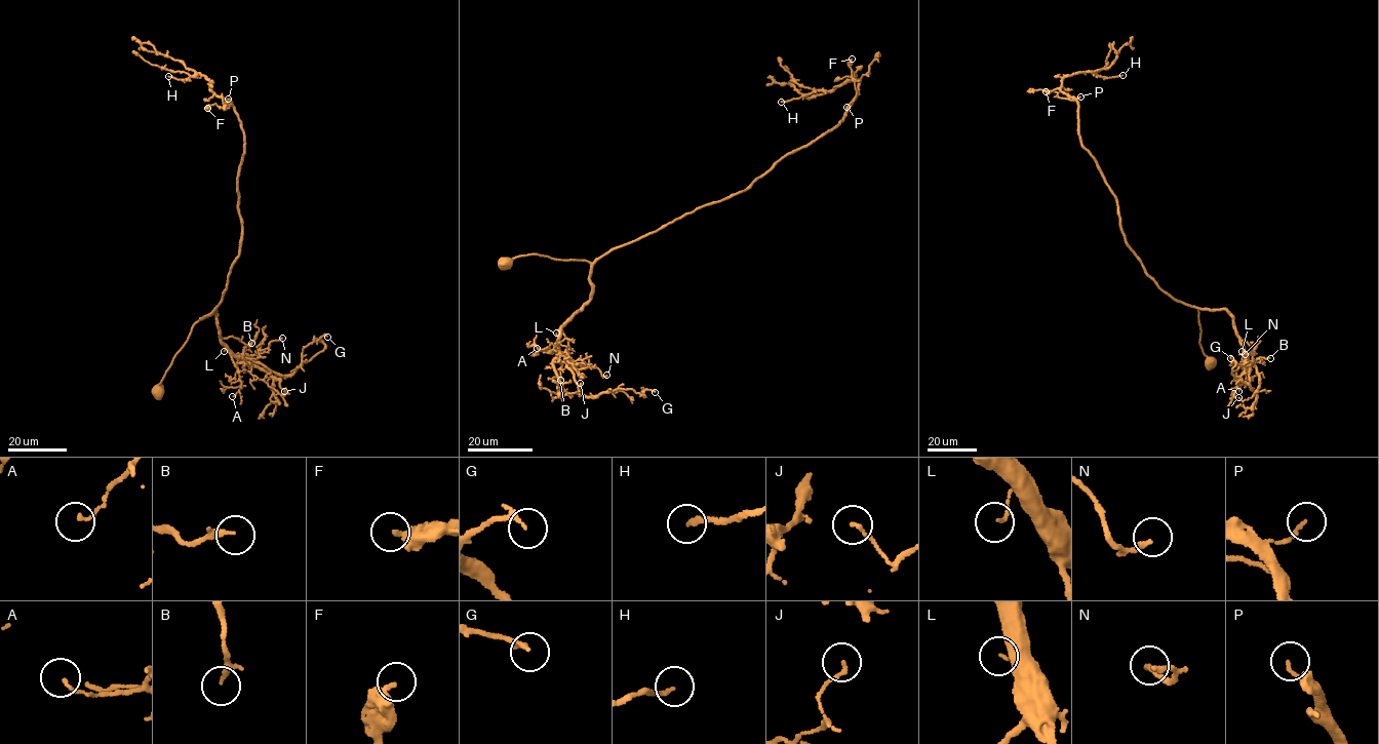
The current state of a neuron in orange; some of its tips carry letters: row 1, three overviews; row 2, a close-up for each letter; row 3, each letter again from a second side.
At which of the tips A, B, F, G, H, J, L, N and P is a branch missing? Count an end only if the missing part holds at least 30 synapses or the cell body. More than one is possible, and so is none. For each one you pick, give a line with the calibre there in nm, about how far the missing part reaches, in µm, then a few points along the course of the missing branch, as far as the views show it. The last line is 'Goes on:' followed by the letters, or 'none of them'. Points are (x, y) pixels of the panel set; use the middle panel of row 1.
H: Thickness 150 nm. Missing length about 10 µm
Goes on: H

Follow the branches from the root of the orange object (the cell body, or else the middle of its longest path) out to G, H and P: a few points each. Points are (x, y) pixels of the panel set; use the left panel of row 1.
G: (157, 390), (192, 325), (215, 309), (223, 345), (284, 376), (324, 349), (319, 338), (327, 337)
H: (157, 390), (192, 326), (220, 302), (241, 233), (236, 188), (244, 136), (238, 113), (199, 74), (168, 76)
P: (157, 390), (192, 326), (220, 302), (238, 255), (241, 225), (236, 188), (244, 136), (228, 99)

